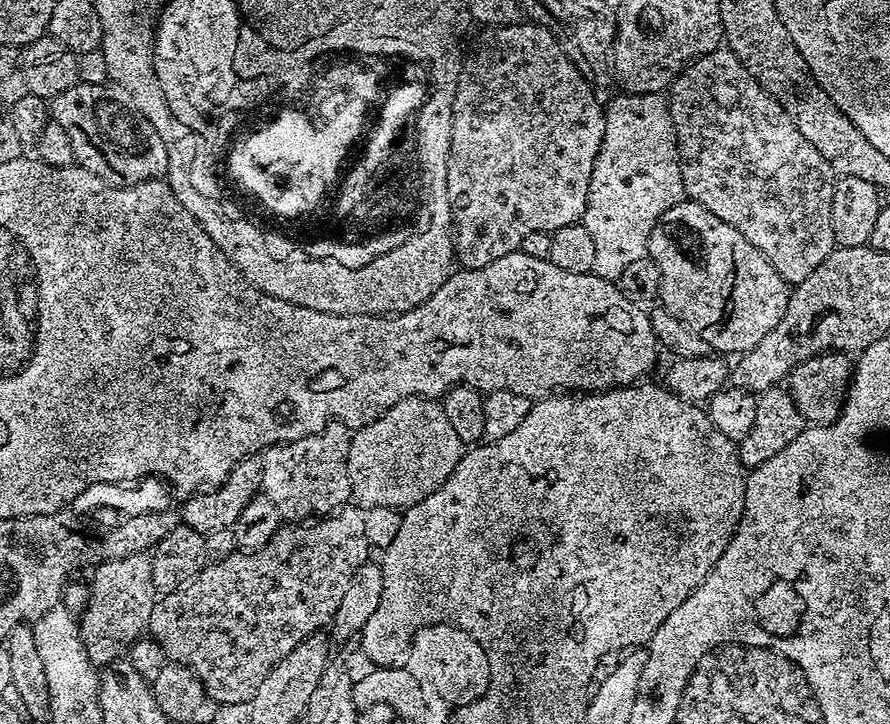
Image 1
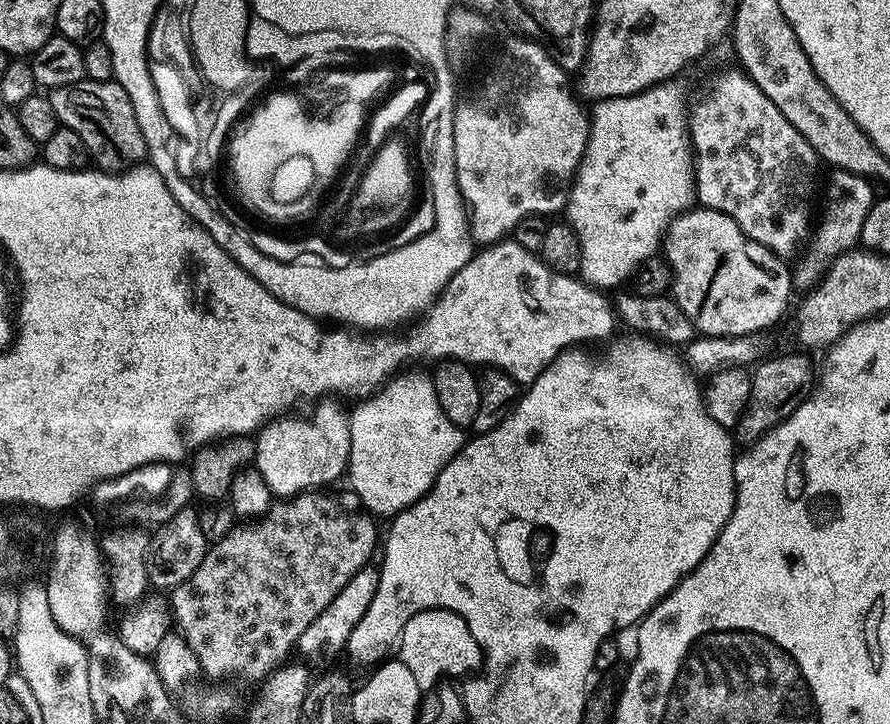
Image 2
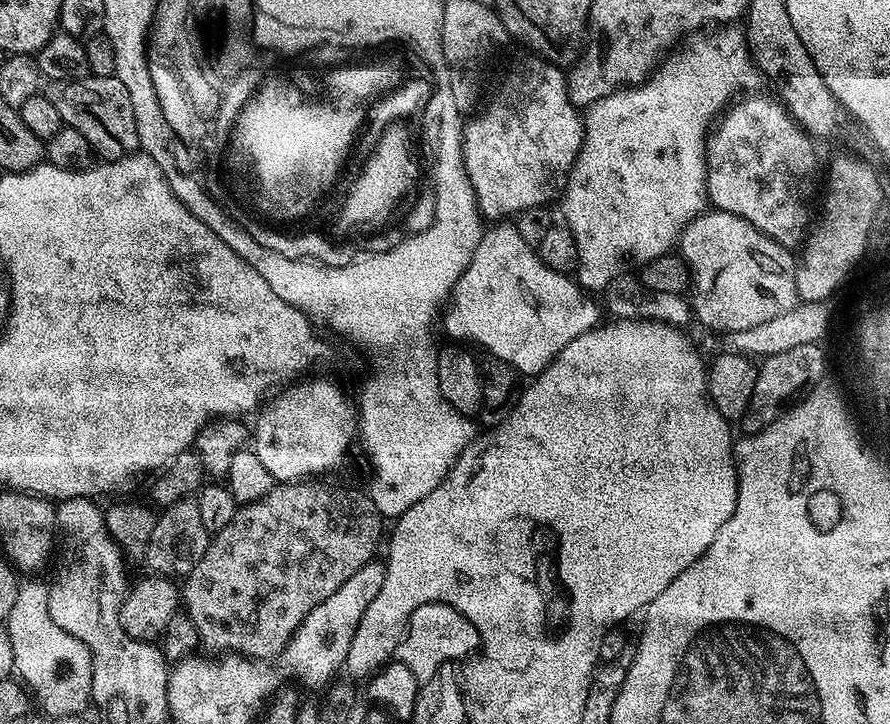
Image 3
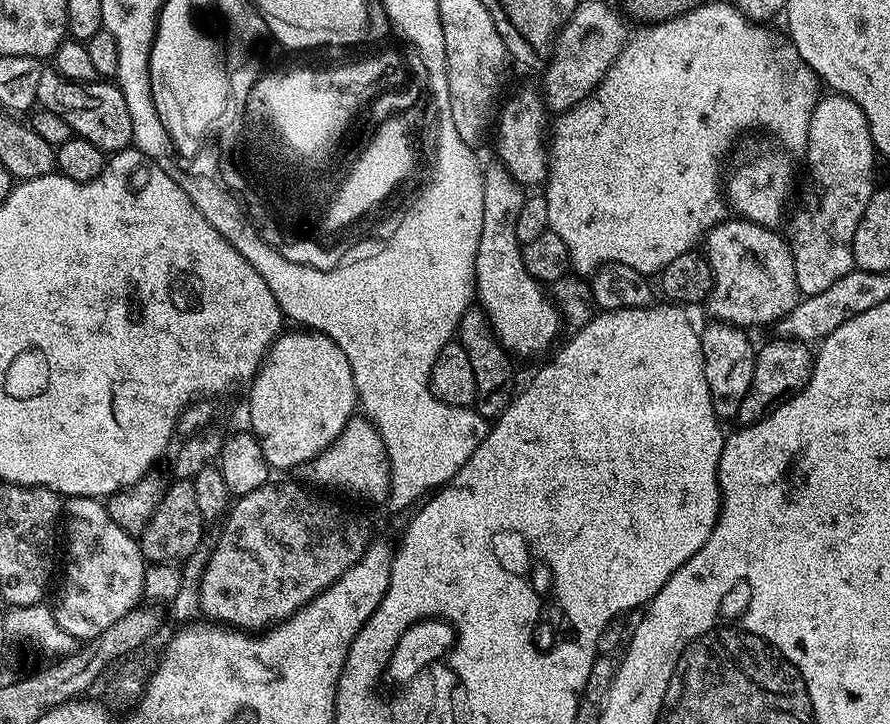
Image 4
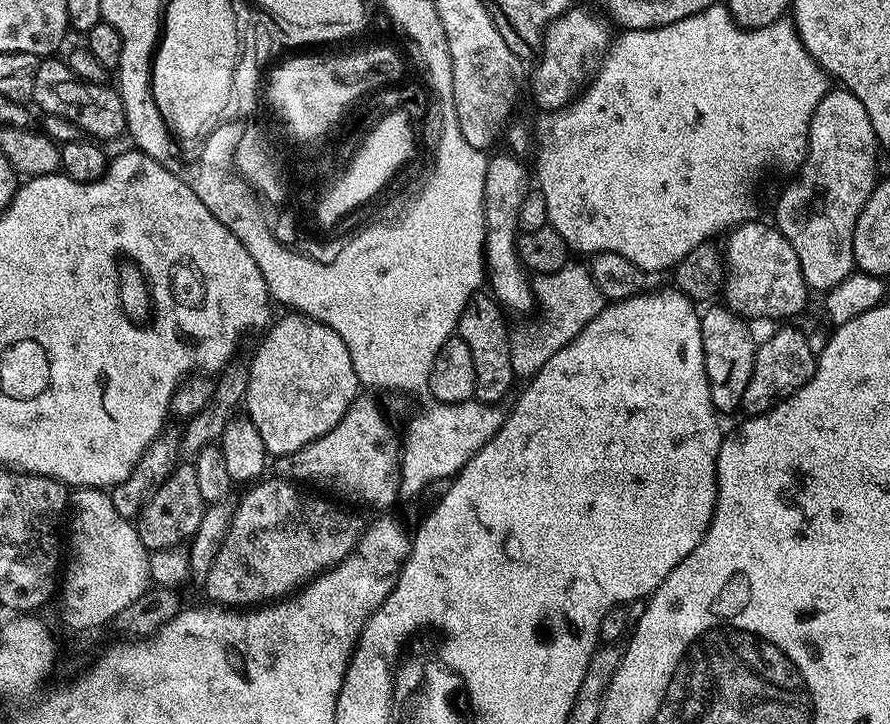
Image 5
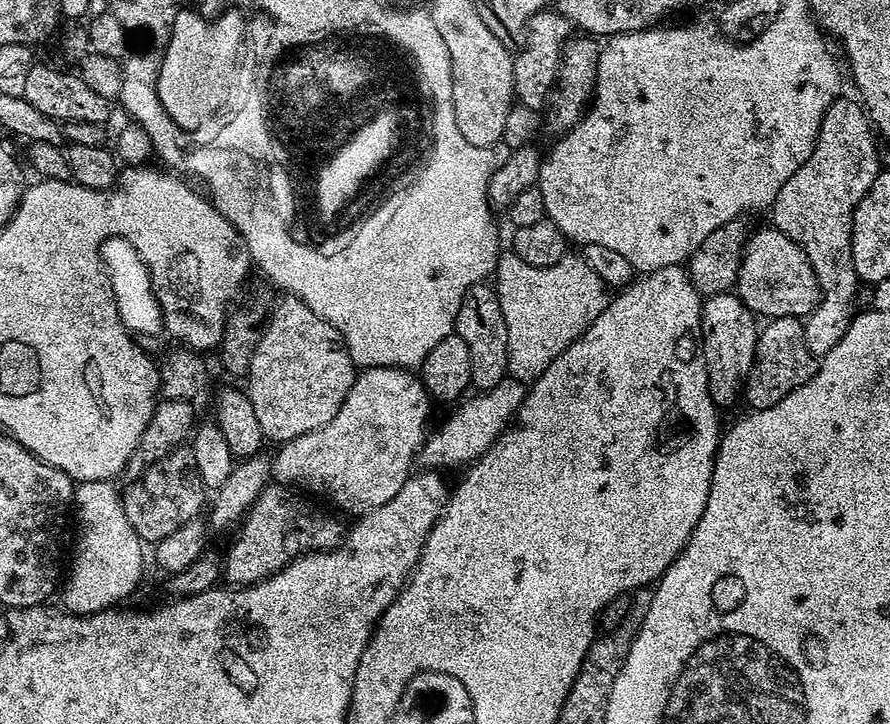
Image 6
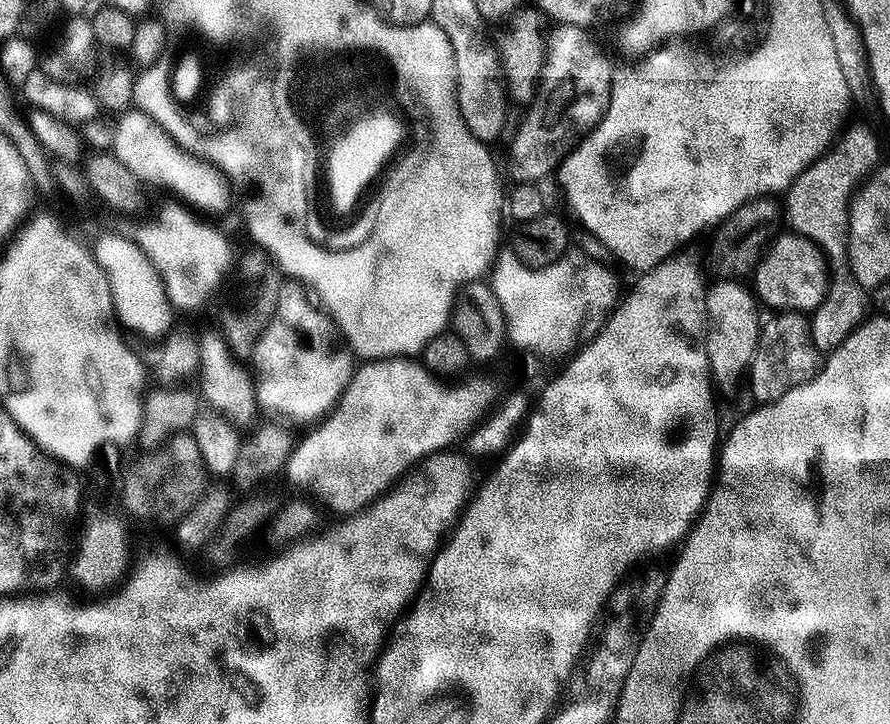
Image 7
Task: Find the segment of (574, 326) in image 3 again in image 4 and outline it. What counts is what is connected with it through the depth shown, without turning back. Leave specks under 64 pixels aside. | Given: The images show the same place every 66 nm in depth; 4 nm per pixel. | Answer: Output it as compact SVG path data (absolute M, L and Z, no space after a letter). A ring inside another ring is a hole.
M503 166L485 169L484 173L484 217L482 218L482 234L478 242L476 255L476 292L478 293L479 307L484 309L496 337L501 346L509 353L517 356L536 356L539 352L547 353L553 347L552 339L560 332L562 315L560 308L551 299L544 297L545 289L528 273L522 262L520 239L516 237L516 219L518 210L522 210L522 202L526 198L525 189L514 179Z

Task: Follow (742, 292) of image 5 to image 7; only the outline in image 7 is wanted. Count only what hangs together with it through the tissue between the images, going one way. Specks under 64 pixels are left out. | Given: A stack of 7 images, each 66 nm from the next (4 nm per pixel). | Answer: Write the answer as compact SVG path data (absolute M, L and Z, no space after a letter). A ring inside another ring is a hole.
M780 234L768 245L760 263L754 269L756 276L755 295L759 303L780 312L802 312L811 314L828 293L830 269L820 245L804 236Z

